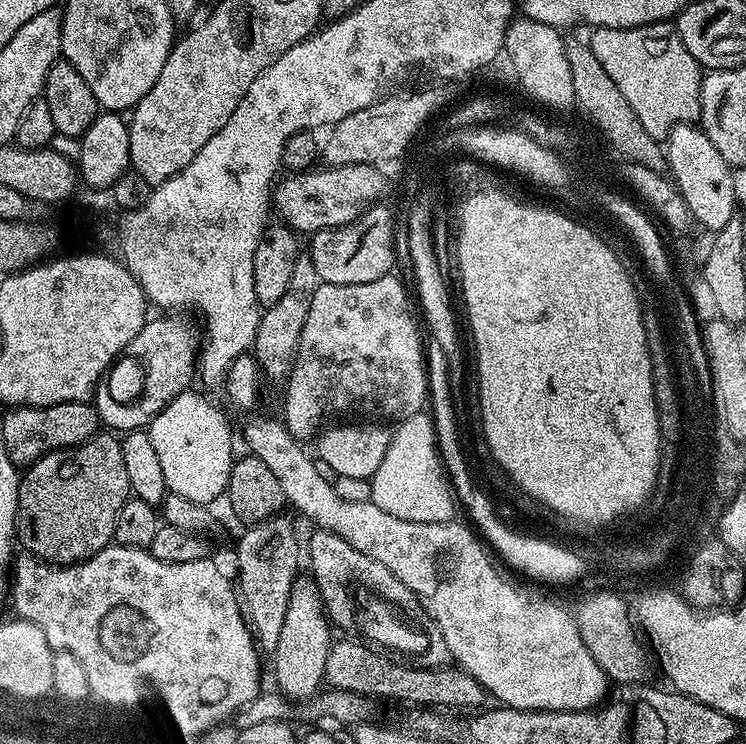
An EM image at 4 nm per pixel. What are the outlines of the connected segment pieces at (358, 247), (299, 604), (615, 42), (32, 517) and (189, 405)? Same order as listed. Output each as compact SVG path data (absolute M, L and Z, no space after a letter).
M377 202L366 209L354 222L341 228L324 228L311 237L310 255L314 262L314 270L321 282L354 286L362 282L374 282L374 278L382 278L393 271L392 263L396 260L396 248L392 243L396 240L396 232L392 229L392 212Z
M298 578L290 590L290 606L286 606L286 622L282 622L282 635L274 653L276 659L275 687L293 702L304 702L321 691L325 683L328 651L334 643L333 625L324 611L324 599L316 581Z
M675 23L643 24L633 28L598 28L591 33L590 47L594 58L602 62L602 70L614 78L614 86L622 90L622 98L630 102L630 110L638 114L642 130L658 142L667 141L673 128L700 119L700 64L682 46Z
M97 434L91 440L84 441L83 444L77 444L74 448L59 448L57 452L47 452L41 460L35 460L27 465L26 471L20 477L20 489L18 490L18 506L16 507L16 540L25 553L37 556L39 560L47 560L49 564L59 564L67 566L69 564L78 564L81 560L89 560L94 554L109 547L113 543L114 522L118 522L118 510L130 499L132 487L130 478L126 478L126 465L122 458L122 446L119 439L112 434Z
M196 390L178 394L174 402L151 417L146 431L150 442L154 442L169 493L207 506L227 493L234 463L232 432L227 418Z

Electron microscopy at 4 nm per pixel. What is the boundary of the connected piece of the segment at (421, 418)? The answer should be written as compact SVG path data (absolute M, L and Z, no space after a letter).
M427 411L414 414L395 425L386 458L382 458L382 466L378 466L370 481L372 503L382 506L386 514L394 514L394 518L442 524L451 521L458 509L444 461L440 459L436 425Z

